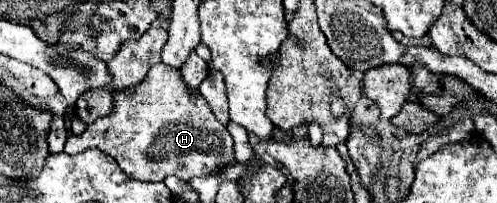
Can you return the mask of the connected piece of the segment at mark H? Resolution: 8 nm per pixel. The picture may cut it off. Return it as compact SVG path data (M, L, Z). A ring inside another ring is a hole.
M164 63L152 65L152 69L146 73L146 79L138 85L112 93L110 115L96 119L86 127L82 135L68 135L64 151L76 155L78 151L84 151L88 147L98 147L104 153L112 155L118 165L138 181L164 181L168 175L176 175L182 181L188 181L194 177L212 175L224 165L234 163L234 141L226 125L222 125L214 117L208 101L200 93L196 93L196 89L184 83L180 69L170 69L170 65Z

